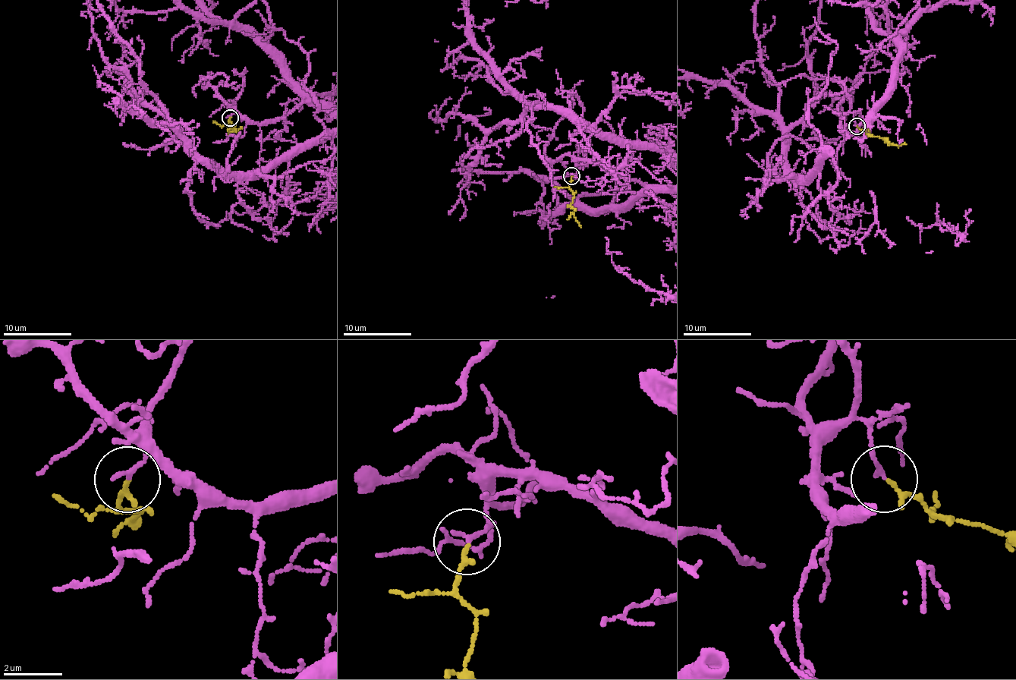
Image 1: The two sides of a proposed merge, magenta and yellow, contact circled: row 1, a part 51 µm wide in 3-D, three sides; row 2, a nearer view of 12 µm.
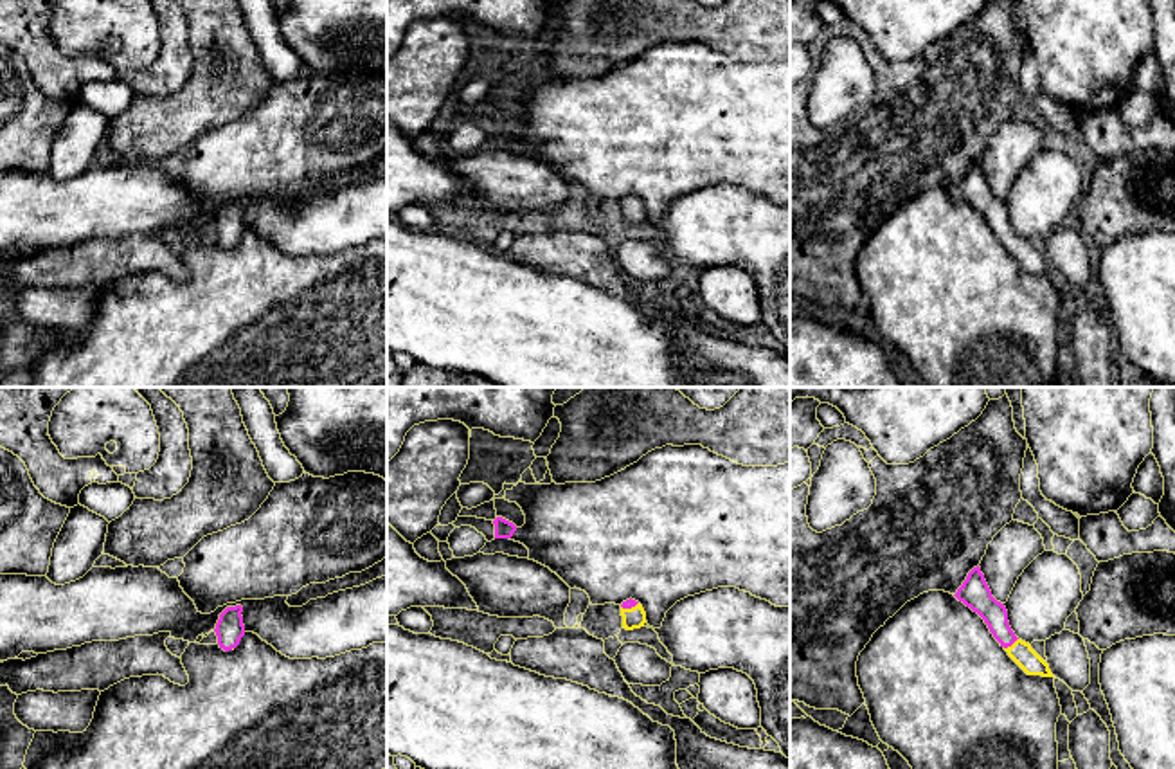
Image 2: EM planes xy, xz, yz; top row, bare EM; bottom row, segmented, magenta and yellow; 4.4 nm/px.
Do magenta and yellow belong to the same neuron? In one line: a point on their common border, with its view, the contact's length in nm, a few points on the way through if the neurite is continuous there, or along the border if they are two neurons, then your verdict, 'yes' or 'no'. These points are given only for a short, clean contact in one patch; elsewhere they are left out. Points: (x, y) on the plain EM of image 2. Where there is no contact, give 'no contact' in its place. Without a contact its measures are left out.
yz (1010, 242) | 80 nm | across yz (979, 195), (994, 209), (1010, 242), (1021, 249) | yes

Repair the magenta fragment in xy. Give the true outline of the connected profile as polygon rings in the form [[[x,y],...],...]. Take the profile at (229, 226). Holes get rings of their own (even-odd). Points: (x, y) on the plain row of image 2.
[[[227,204],[216,220],[216,232],[218,232],[218,241],[225,249],[236,245],[245,232],[245,222],[243,222],[243,204]]]

